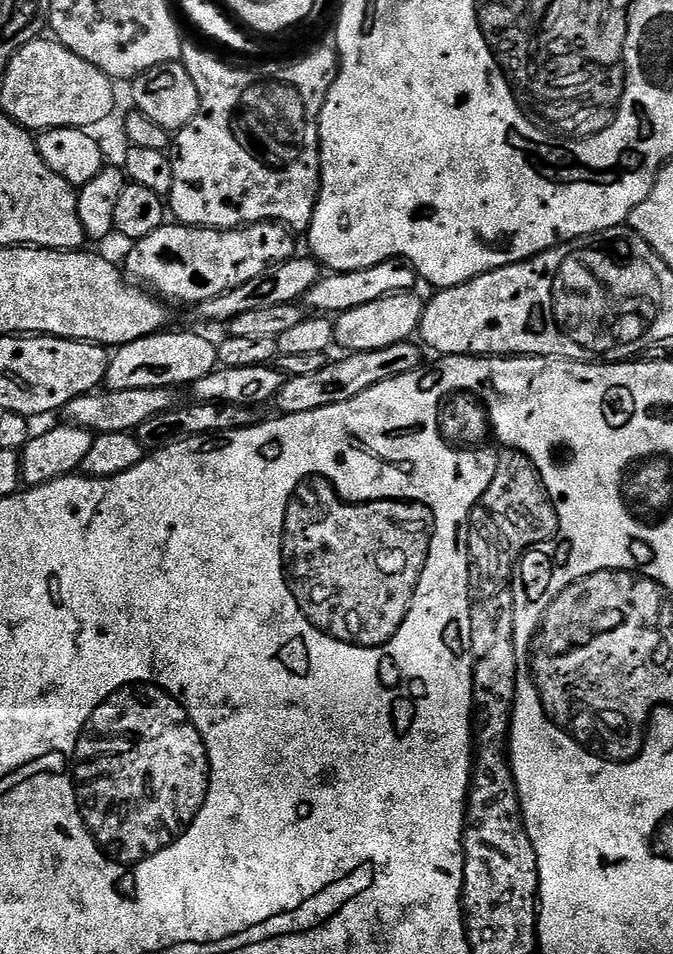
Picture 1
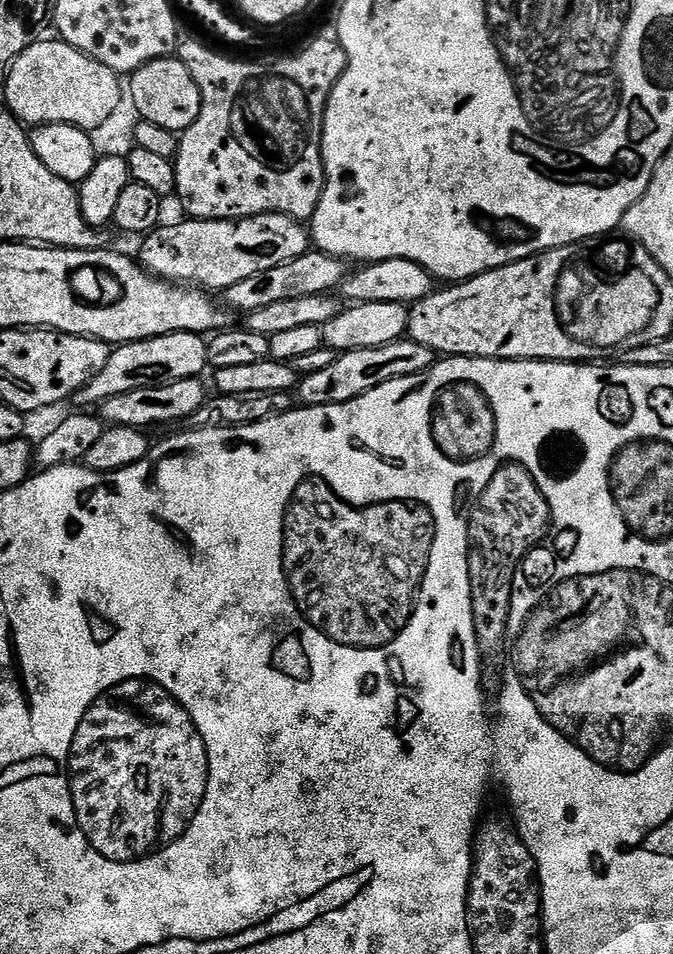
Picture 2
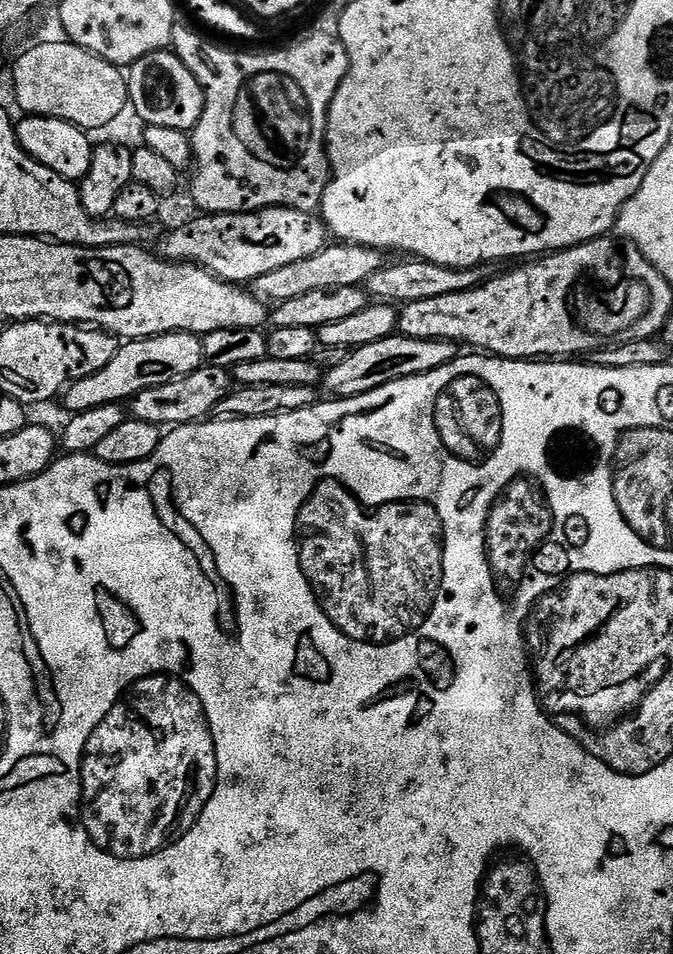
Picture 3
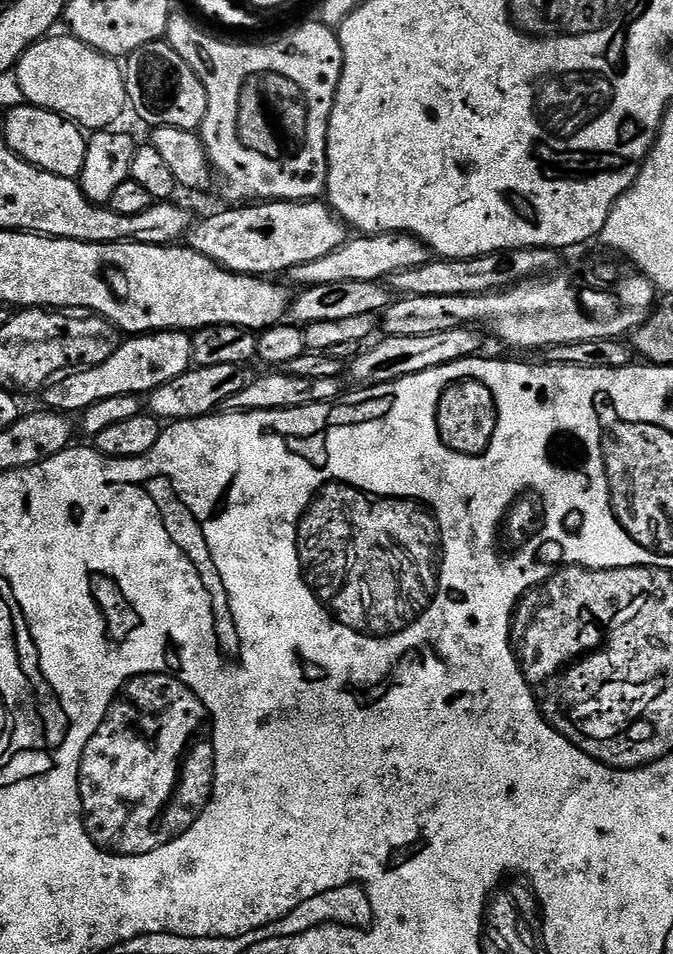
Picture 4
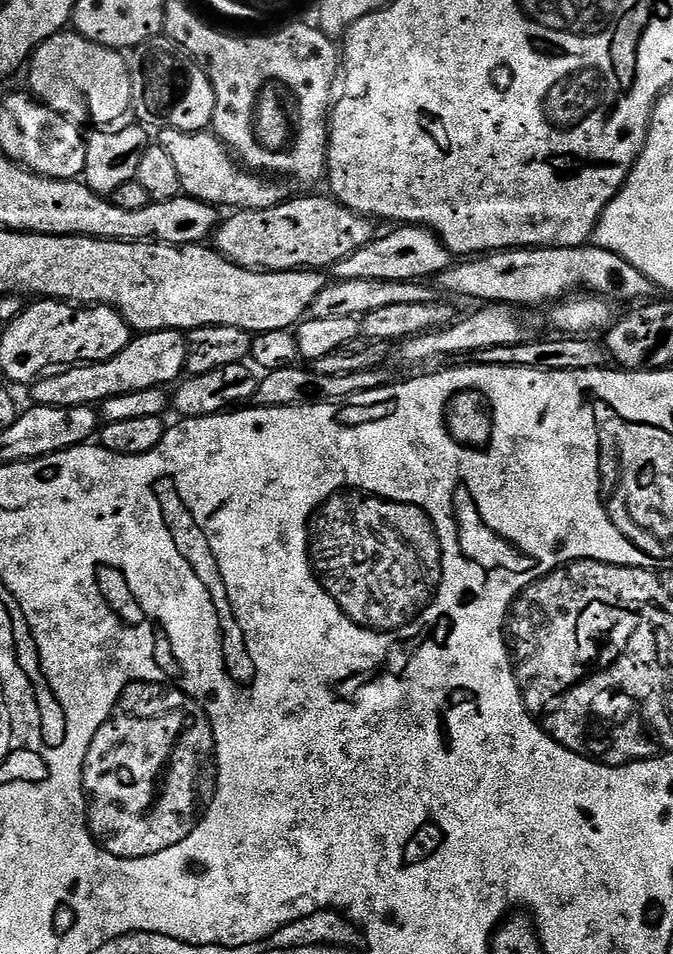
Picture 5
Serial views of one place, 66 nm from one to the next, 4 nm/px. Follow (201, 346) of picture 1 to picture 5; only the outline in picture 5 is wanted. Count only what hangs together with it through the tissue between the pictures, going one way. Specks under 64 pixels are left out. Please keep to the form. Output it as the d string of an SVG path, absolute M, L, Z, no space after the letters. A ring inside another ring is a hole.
M183 331L145 332L133 338L122 351L114 354L114 358L97 364L68 366L57 371L60 372L58 374L39 377L28 390L32 398L31 403L50 406L96 406L118 394L175 385L184 372L187 349L188 342Z

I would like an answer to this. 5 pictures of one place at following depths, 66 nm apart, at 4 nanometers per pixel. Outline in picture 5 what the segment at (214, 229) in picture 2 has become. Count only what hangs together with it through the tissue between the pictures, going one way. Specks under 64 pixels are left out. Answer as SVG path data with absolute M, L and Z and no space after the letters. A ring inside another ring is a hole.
M325 194L325 196L300 196L295 198L289 198L282 204L276 204L272 208L245 208L243 210L233 211L228 214L228 217L219 221L218 227L214 233L214 247L221 256L225 256L230 262L234 262L238 266L243 268L250 268L253 270L263 270L265 272L295 272L297 270L328 270L332 265L337 264L342 258L346 258L358 250L362 246L366 246L371 240L376 239L378 235L377 225L373 223L367 216L360 216L359 213L354 210L350 210L347 206L340 203L339 200L333 198L331 195Z

